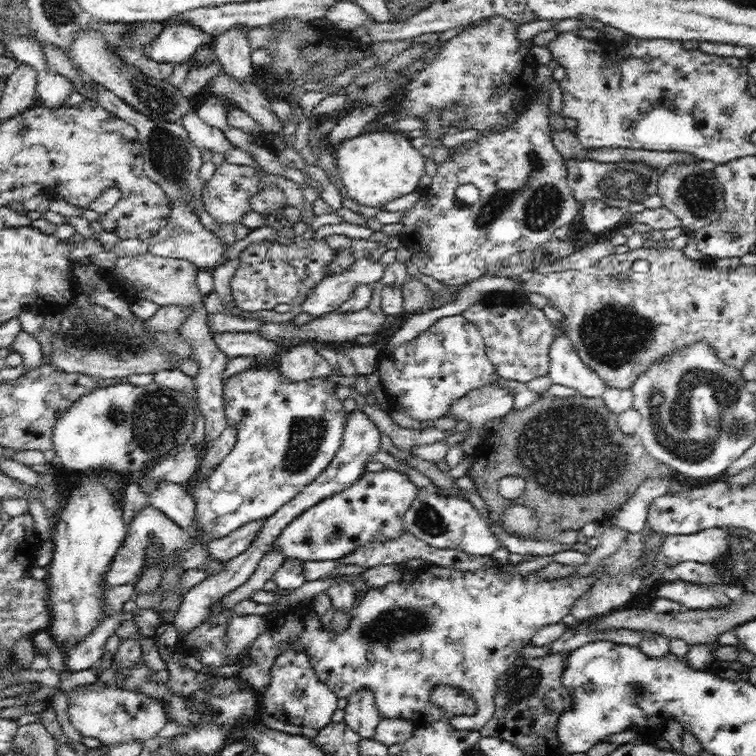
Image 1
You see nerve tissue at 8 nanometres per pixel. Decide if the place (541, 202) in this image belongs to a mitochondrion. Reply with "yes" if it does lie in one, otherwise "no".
yes

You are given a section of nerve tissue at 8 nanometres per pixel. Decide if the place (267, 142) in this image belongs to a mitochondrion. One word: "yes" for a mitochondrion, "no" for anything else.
no

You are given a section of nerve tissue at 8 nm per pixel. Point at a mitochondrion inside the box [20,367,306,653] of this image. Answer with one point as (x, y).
(157, 420)

